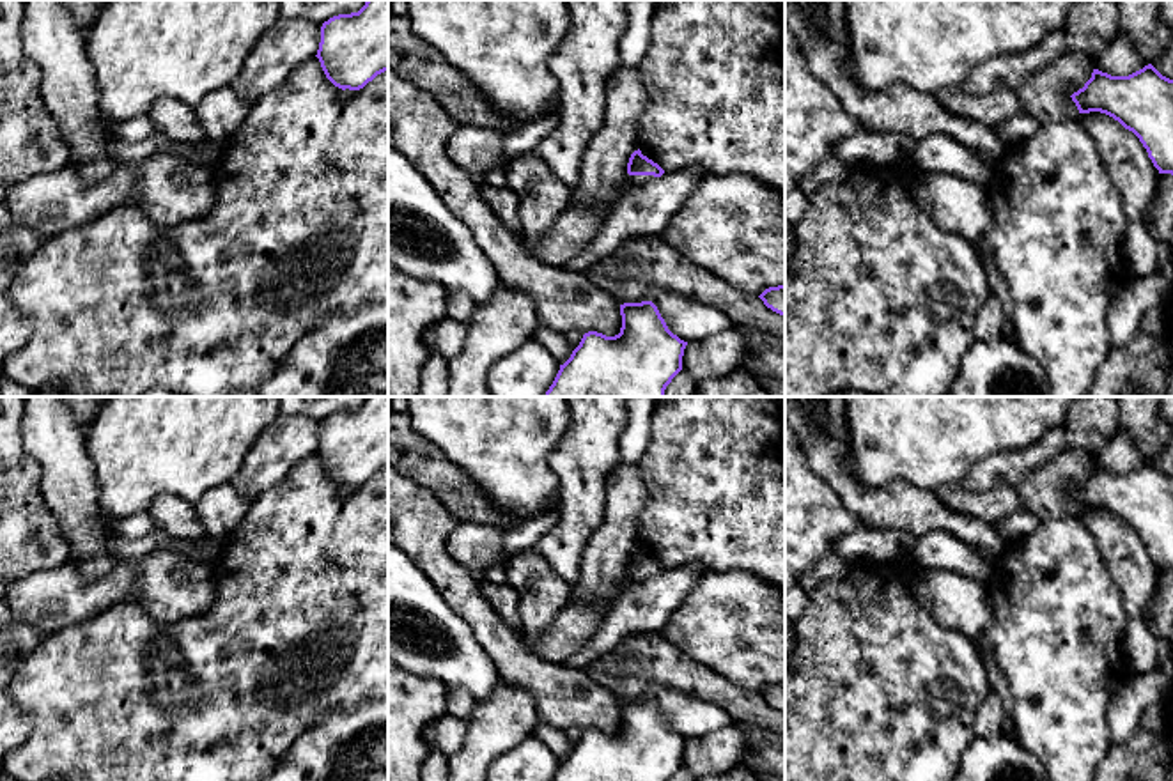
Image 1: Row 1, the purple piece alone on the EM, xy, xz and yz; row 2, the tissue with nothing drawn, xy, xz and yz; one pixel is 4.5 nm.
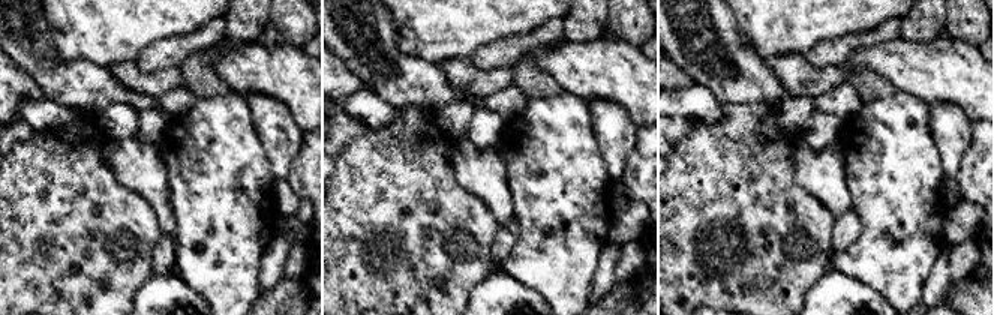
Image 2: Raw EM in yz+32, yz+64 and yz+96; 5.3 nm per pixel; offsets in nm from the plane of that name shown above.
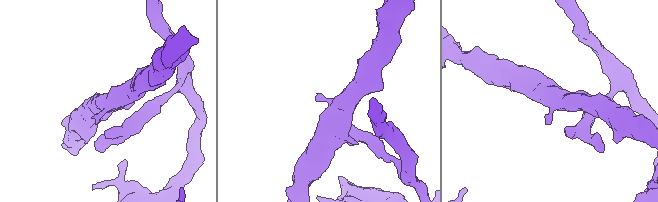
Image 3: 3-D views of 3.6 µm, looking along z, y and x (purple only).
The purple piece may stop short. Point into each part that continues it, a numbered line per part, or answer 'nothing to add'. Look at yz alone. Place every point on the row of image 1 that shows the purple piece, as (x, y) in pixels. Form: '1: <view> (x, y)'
nothing to add

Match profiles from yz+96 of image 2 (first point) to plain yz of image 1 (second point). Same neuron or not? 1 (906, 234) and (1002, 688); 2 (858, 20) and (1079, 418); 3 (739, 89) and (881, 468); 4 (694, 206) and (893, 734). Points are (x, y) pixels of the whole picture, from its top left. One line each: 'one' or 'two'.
1: two
2: two
3: two
4: one

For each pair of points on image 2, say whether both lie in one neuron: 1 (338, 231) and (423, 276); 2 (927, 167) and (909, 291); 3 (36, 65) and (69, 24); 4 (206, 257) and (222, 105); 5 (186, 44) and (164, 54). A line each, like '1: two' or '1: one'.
1: one
2: one
3: two
4: one
5: one

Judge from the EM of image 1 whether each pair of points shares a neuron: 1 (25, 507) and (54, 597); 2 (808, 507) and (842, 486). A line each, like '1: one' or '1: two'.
1: two
2: two

